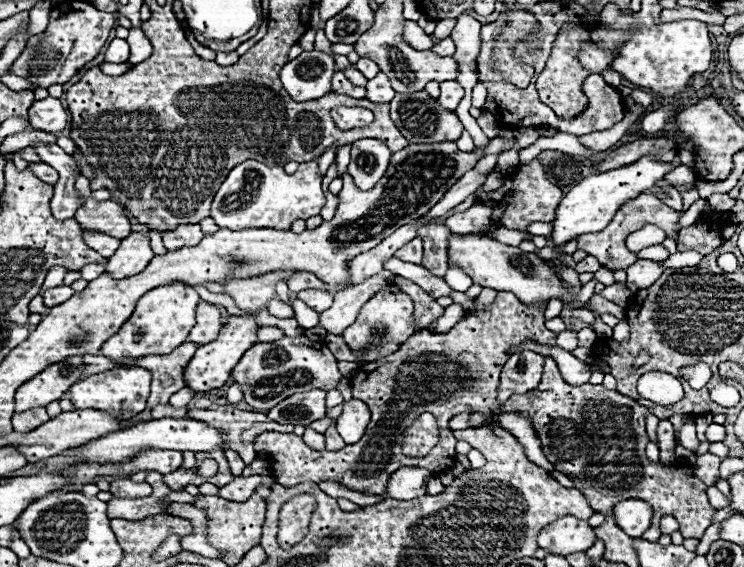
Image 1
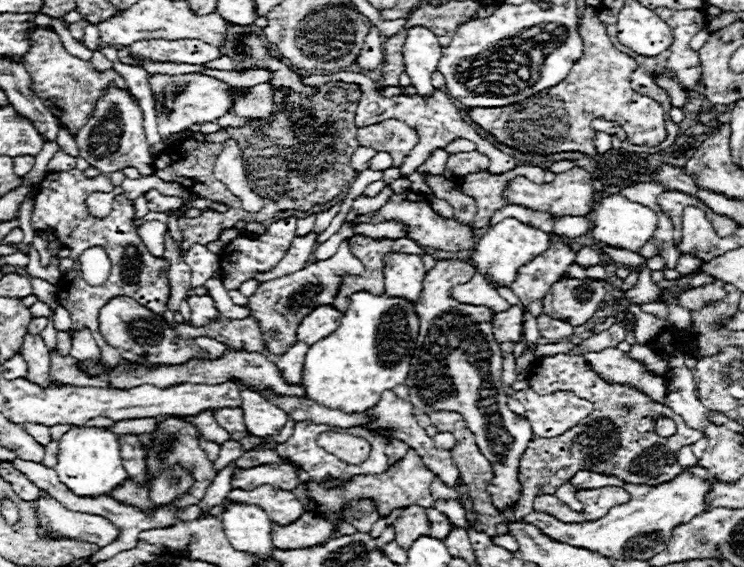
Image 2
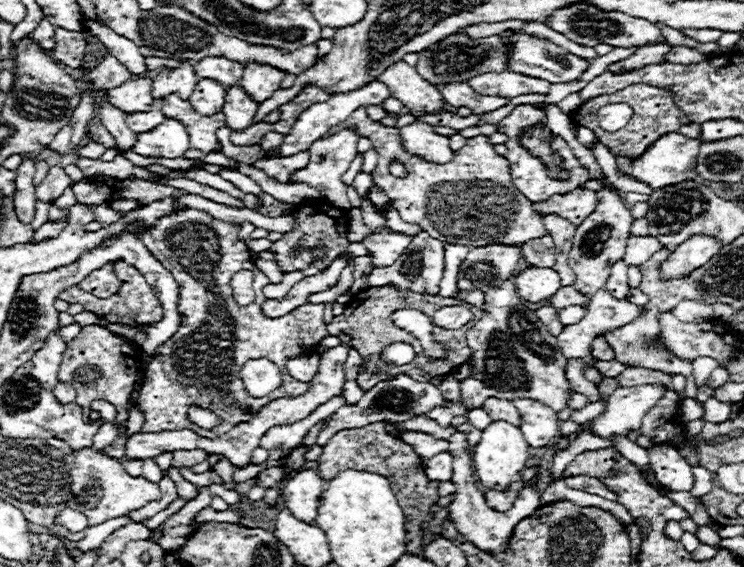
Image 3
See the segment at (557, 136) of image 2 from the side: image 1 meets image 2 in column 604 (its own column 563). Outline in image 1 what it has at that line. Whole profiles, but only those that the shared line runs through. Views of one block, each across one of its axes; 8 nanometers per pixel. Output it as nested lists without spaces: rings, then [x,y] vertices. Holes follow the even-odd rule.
[[[574,22],[564,24],[564,28],[560,30],[560,34],[554,42],[546,68],[538,76],[540,100],[546,102],[546,106],[550,106],[554,110],[554,114],[558,114],[558,118],[576,118],[588,106],[588,98],[582,92],[582,82],[586,80],[586,76],[590,76],[590,72],[586,68],[582,68],[582,64],[578,60],[578,50],[580,50],[582,42],[590,42],[590,32],[580,28]]]

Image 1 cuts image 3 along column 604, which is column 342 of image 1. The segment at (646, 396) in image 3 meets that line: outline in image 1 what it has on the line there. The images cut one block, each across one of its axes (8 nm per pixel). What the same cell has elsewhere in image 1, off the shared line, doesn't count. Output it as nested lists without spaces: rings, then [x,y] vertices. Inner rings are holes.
[[[350,398],[342,406],[344,410],[340,418],[336,418],[336,428],[340,436],[346,440],[346,444],[354,444],[364,436],[364,430],[370,422],[370,412],[368,412],[368,406],[356,398]]]

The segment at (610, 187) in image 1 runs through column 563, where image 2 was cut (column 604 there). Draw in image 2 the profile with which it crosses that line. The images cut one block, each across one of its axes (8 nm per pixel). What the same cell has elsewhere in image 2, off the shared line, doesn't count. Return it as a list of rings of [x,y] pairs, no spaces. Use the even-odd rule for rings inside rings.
[[[610,194],[606,198],[602,198],[592,212],[592,238],[598,240],[600,244],[612,246],[612,248],[622,248],[622,250],[630,250],[630,252],[640,252],[644,248],[646,242],[650,242],[654,238],[654,232],[658,228],[658,218],[654,214],[654,210],[650,210],[648,206],[636,204],[626,200],[620,194]]]

